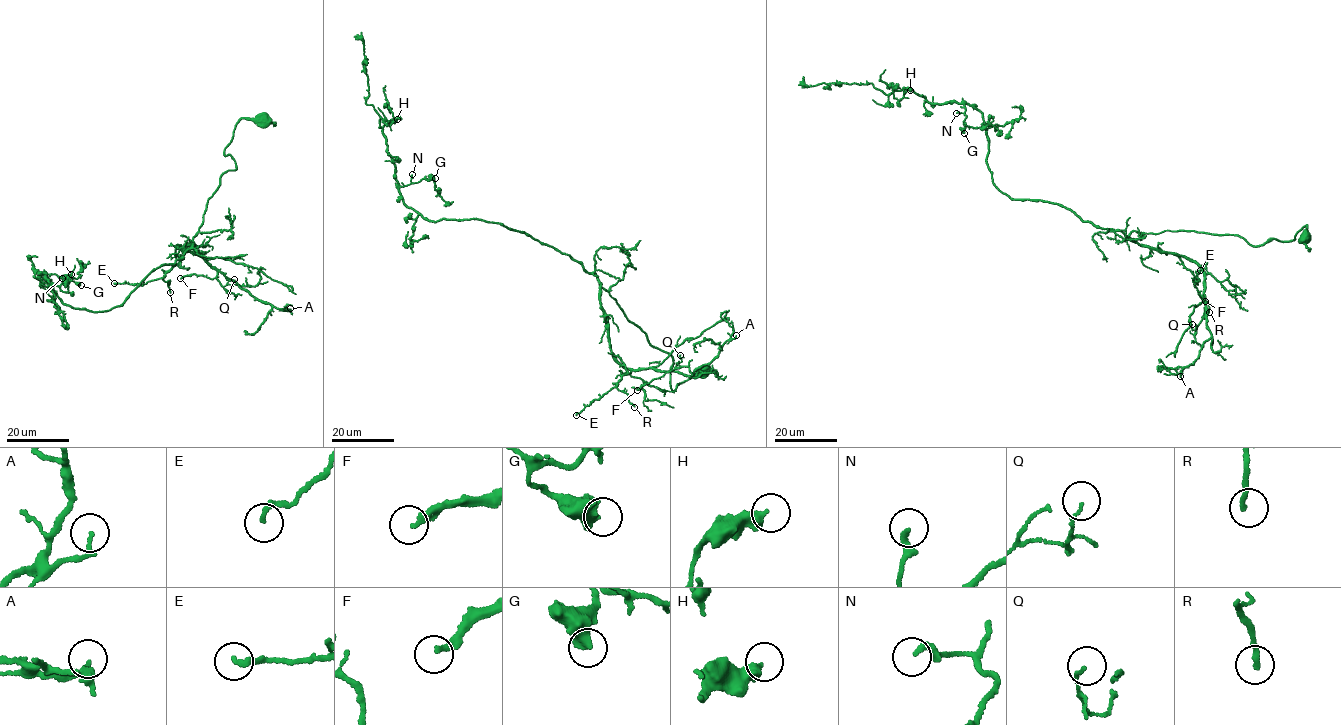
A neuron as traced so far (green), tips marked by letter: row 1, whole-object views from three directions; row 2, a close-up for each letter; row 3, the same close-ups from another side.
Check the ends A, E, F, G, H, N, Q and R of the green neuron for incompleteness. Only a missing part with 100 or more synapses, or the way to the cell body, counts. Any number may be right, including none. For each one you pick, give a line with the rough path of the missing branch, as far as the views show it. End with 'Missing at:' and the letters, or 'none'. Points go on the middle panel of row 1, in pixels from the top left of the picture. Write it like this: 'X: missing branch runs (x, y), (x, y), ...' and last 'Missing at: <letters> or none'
Missing at: none

